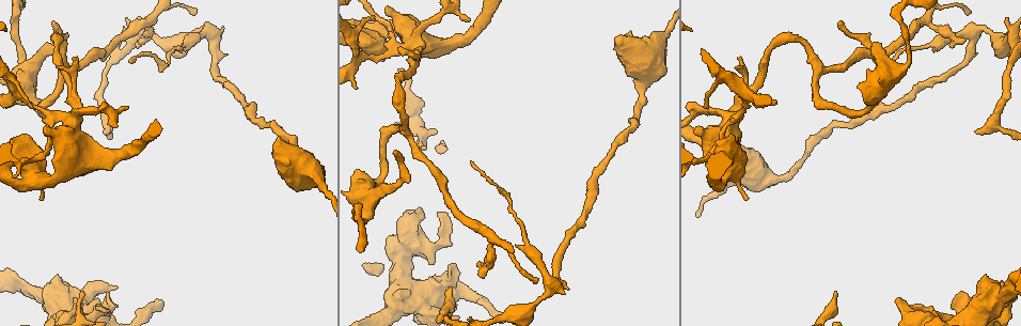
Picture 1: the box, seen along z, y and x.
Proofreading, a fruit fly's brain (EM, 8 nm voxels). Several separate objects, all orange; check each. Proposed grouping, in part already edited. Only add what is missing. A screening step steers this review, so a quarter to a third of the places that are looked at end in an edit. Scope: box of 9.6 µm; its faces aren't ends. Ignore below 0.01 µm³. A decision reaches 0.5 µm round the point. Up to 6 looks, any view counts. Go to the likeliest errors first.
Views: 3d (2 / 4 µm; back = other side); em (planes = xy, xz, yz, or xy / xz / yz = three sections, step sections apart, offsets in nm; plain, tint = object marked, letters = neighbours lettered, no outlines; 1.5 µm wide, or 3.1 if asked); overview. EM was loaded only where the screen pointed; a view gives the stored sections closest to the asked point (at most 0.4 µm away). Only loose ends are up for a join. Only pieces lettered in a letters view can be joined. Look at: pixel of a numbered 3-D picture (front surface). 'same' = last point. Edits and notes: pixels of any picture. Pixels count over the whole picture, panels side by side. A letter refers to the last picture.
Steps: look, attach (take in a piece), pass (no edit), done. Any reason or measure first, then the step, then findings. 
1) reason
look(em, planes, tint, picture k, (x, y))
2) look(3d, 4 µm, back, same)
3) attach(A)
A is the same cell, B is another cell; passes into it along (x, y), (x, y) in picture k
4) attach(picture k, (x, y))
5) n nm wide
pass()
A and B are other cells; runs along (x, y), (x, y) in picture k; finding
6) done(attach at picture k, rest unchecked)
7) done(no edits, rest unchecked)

branch stops here
look(em, yz, step 8, letters, picture 1, (898, 299))

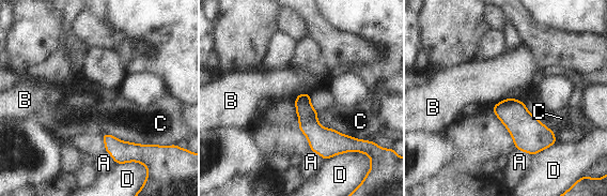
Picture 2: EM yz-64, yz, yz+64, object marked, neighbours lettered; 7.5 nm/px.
look(em, planes, letters, same)

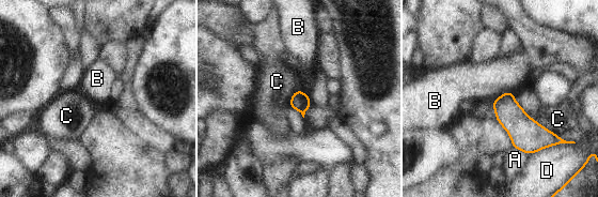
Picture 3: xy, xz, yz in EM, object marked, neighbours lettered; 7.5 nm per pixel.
pass()
A, B, C and D are other cells; border along (510, 91), (502, 93), (493, 101) in picture 3; none of them fits

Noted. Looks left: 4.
free end
look(3d, 2 µm, back, picture 1, (468, 20))

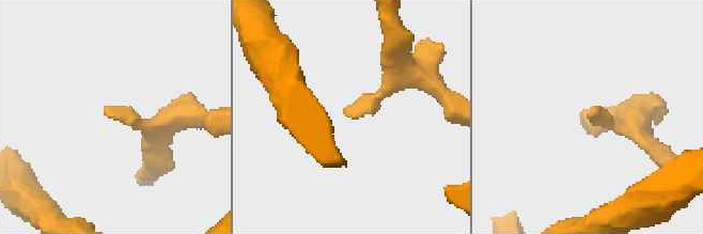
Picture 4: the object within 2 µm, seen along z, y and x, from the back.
look(em, yz, step 8, letters, picture 4, (595, 113))

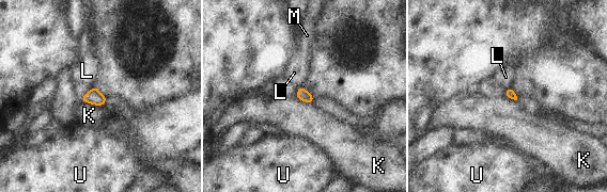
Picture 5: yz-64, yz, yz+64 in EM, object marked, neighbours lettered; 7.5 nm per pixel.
look(em, xy, step 4, letters, same)

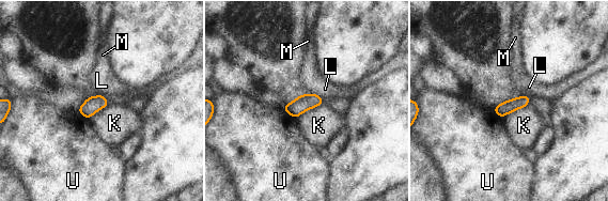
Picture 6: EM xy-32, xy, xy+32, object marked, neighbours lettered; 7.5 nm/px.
K touches over 260 nm
pass()
K, L, M and U are other cells; border along (323, 102), (294, 118) in picture 6; none of them fits

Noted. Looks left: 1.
tapers out
look(em, planes, letters, picture 1, (472, 162))

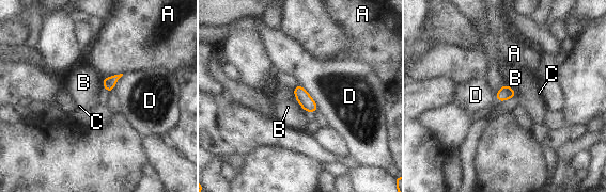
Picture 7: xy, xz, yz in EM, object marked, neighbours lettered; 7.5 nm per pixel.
pass()
A, B, C and D are other cells; border along (298, 83), (308, 93), (317, 109) in picture 7; none of them fits

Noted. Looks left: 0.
done(no edits, rest unchecked)

